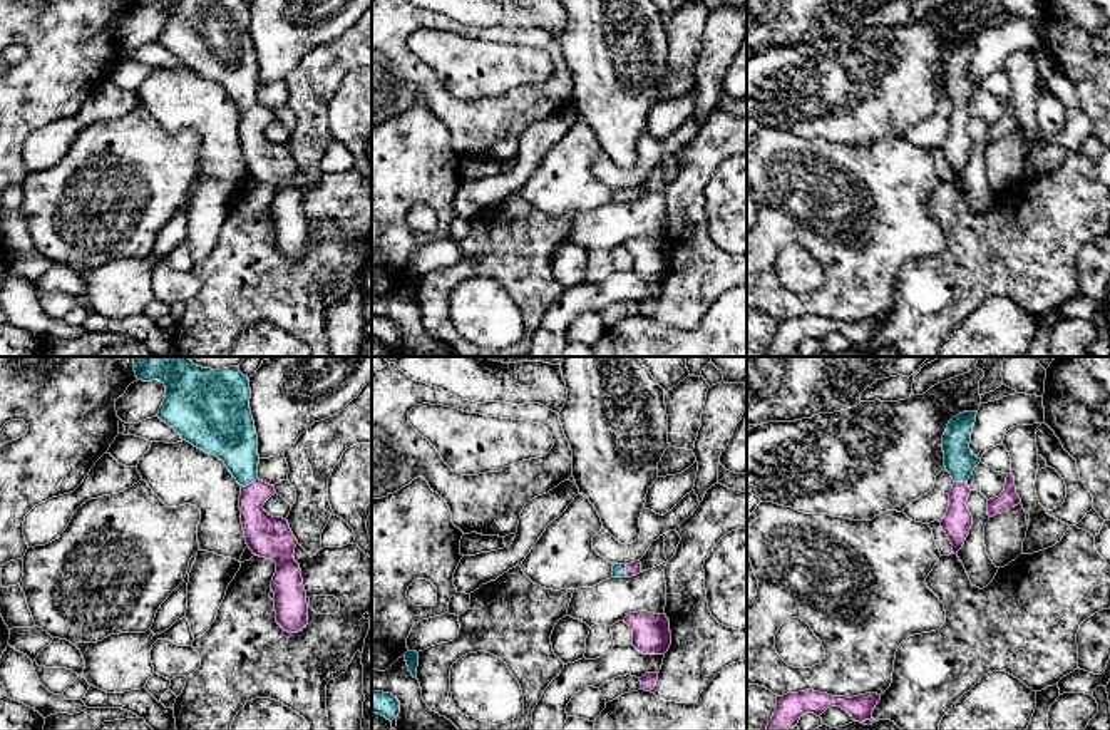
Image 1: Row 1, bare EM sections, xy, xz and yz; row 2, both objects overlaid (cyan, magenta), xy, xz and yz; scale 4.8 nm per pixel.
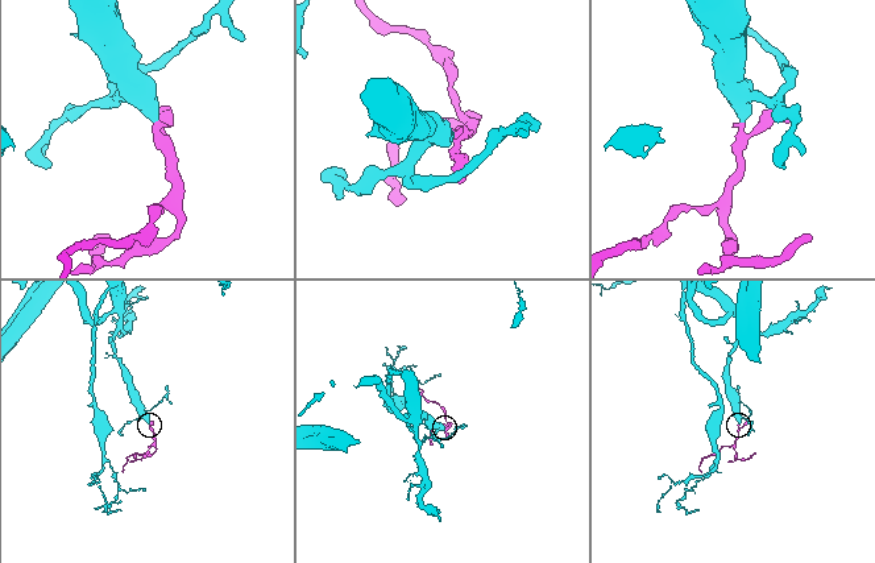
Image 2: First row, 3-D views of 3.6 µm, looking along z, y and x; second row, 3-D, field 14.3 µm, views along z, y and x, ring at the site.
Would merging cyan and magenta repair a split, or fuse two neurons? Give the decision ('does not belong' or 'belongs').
belongs

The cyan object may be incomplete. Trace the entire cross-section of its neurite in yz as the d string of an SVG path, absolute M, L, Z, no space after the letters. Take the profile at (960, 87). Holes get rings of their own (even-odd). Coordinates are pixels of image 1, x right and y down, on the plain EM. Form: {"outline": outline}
{"outline": "M963 37L953 42L943 60L944 92L951 99L954 109L948 119L948 137L939 147L953 169L954 179L963 172L973 151L973 141L966 131L971 114L966 107L974 92L981 87L969 74L976 39L978 37Z"}

